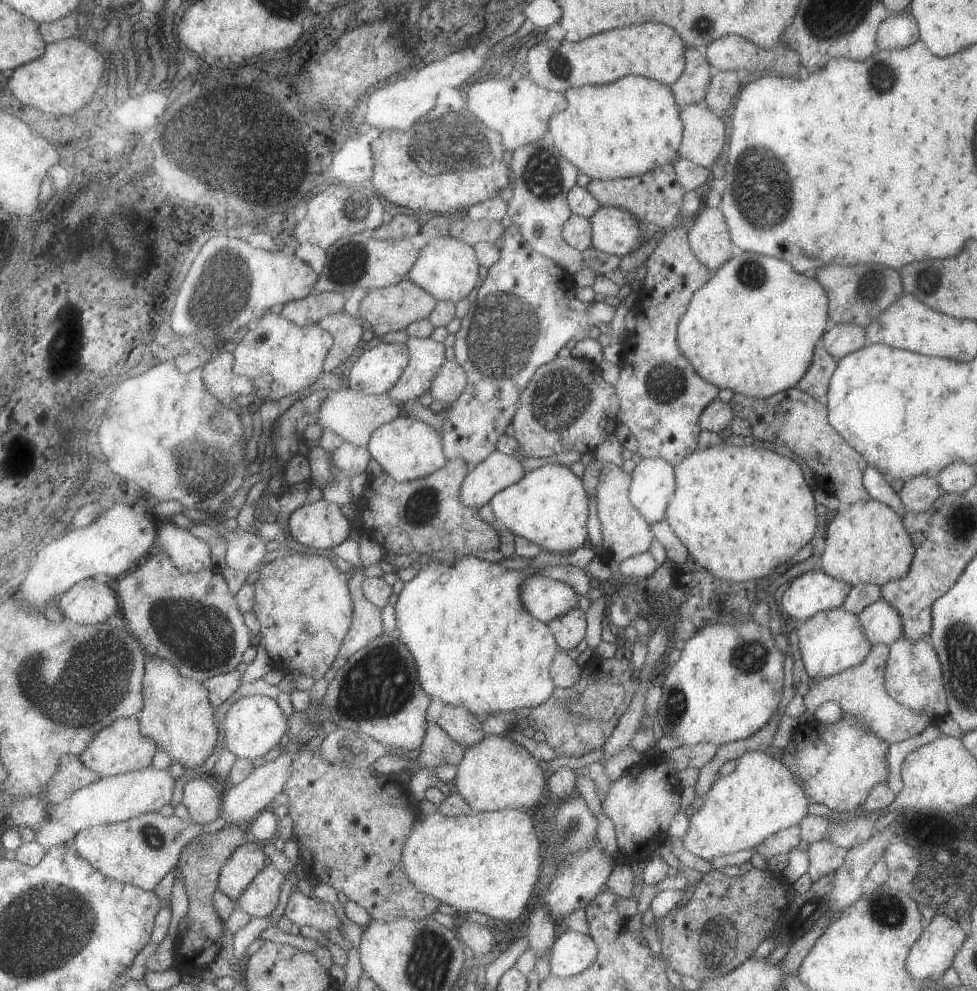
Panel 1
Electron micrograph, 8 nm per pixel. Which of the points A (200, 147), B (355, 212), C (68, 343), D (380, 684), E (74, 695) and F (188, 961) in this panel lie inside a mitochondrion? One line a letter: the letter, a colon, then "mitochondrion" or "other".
A: mitochondrion
B: mitochondrion
C: mitochondrion
D: mitochondrion
E: mitochondrion
F: other

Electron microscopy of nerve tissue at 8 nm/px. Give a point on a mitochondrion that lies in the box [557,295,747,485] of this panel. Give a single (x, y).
(664, 383)

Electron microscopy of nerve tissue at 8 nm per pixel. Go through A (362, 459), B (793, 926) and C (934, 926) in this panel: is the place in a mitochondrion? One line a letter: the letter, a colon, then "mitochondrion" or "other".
A: other
B: other
C: other

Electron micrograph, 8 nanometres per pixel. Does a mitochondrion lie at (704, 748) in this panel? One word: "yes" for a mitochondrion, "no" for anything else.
no

